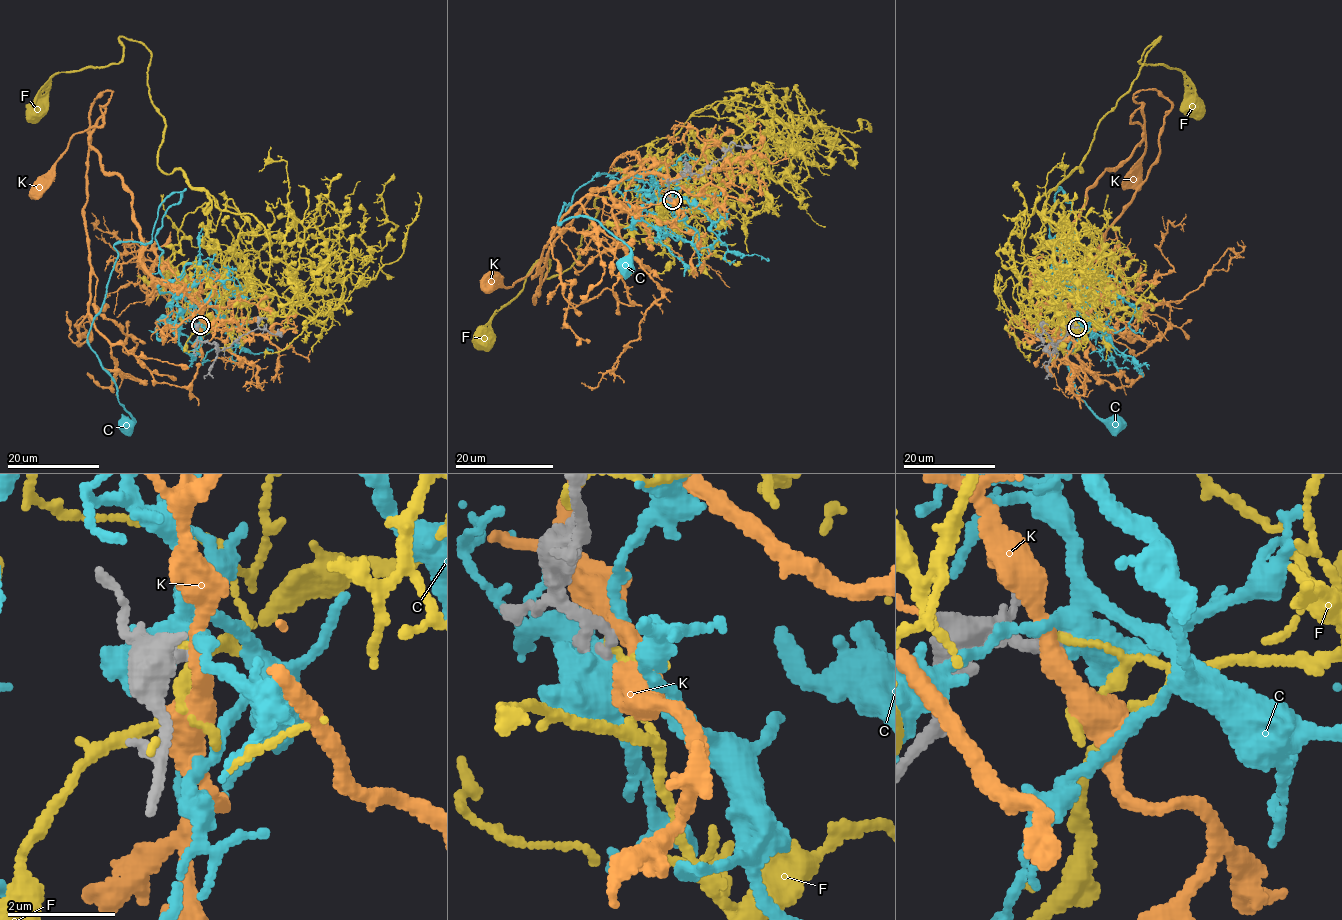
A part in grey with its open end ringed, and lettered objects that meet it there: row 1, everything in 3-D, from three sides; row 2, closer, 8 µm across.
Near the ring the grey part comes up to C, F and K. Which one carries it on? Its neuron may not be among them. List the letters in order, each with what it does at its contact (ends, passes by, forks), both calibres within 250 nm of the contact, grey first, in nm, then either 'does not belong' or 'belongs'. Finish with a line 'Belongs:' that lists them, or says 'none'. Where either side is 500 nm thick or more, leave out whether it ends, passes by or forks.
C: it forks; calibres 190 and 480 nm; does not belong
F: it ends; calibres 280 and 120 nm; does not belong
K: it passes by; calibres 300 and 280 nm; does not belong
Belongs: none

